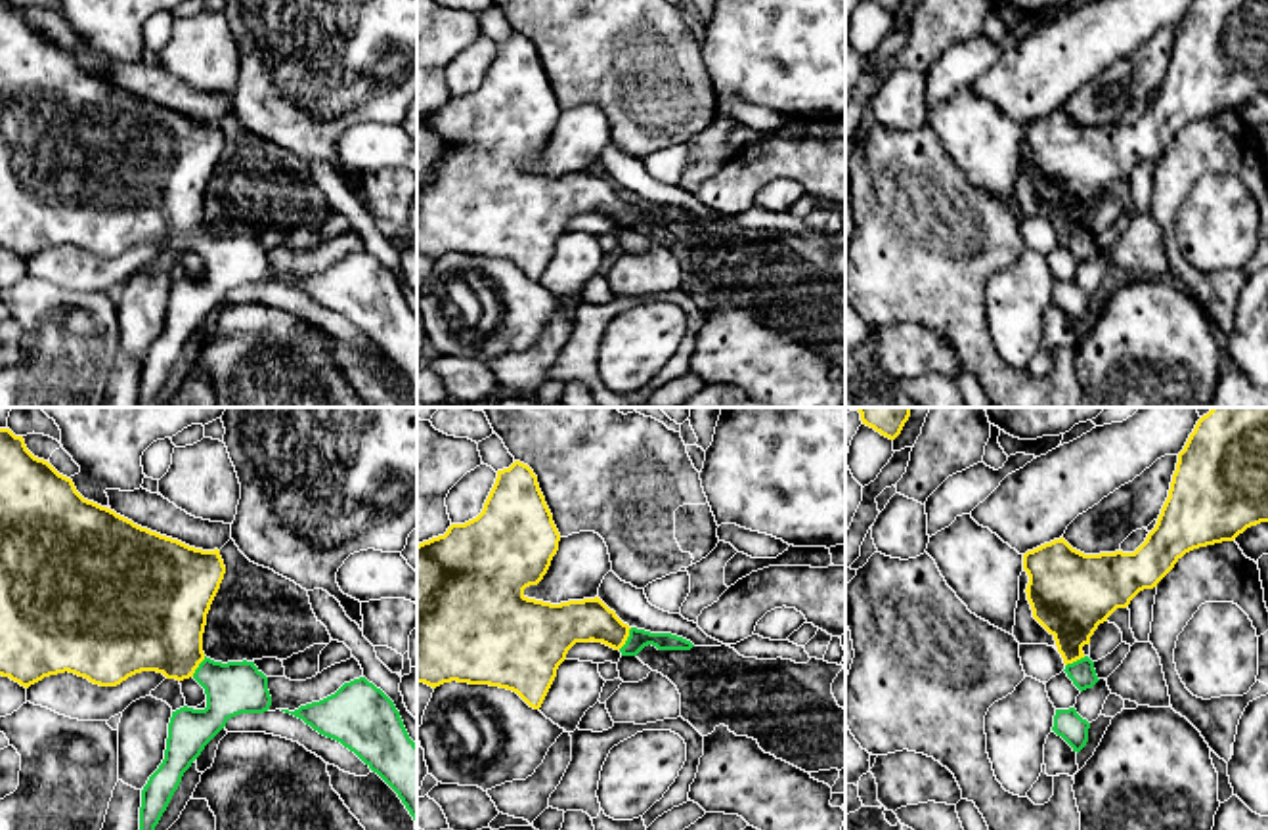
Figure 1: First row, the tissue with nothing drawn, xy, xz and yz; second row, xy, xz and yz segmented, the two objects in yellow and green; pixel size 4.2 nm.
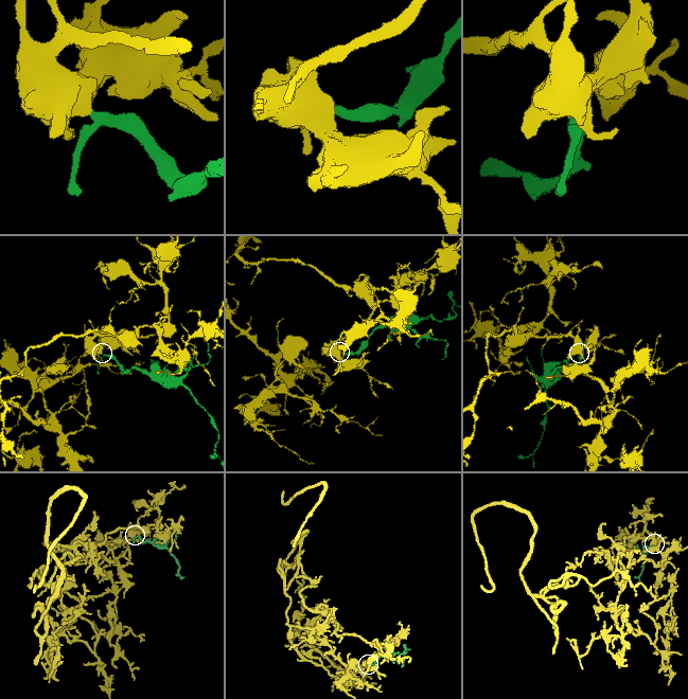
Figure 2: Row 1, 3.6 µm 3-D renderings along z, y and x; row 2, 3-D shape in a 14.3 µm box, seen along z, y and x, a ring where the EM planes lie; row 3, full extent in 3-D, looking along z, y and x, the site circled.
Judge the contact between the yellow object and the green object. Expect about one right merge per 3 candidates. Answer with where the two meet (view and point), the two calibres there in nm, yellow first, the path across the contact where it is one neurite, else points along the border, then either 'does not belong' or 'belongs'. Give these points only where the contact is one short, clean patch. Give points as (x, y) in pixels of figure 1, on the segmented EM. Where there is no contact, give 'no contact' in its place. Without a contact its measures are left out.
contact xz (626, 639); calibres 180 and 90 nm; way xz (586, 620), (593, 620), (626, 639), (637, 639); belongs

